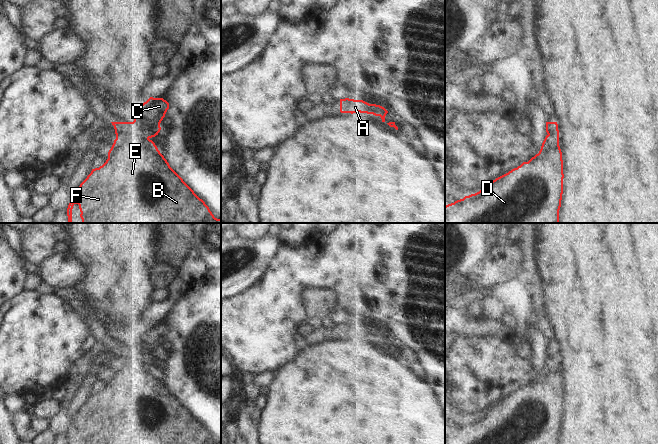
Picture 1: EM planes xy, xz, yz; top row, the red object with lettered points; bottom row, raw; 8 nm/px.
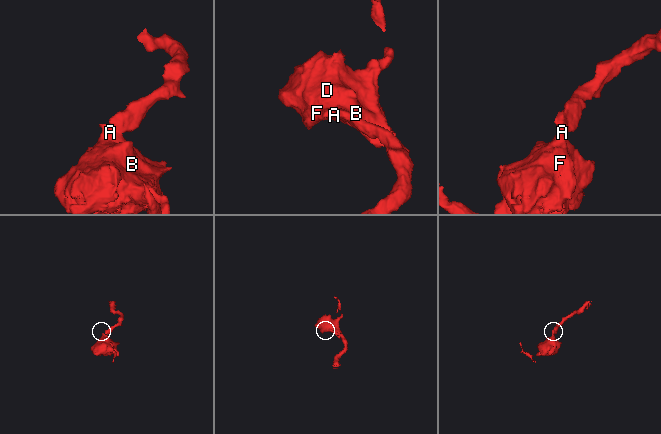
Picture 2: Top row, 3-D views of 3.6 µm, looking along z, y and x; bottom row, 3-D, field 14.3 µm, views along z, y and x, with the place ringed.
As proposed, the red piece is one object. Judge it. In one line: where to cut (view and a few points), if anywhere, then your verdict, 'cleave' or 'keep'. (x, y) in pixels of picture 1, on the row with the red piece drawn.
cut none; keep

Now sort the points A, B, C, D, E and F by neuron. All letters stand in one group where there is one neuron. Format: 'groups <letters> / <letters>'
groups A B C D E F

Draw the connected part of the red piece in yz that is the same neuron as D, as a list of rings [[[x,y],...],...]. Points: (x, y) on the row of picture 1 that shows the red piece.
[[[546,122],[546,132],[539,153],[528,162],[479,192],[446,205],[445,223],[559,223],[564,174],[557,122]]]

